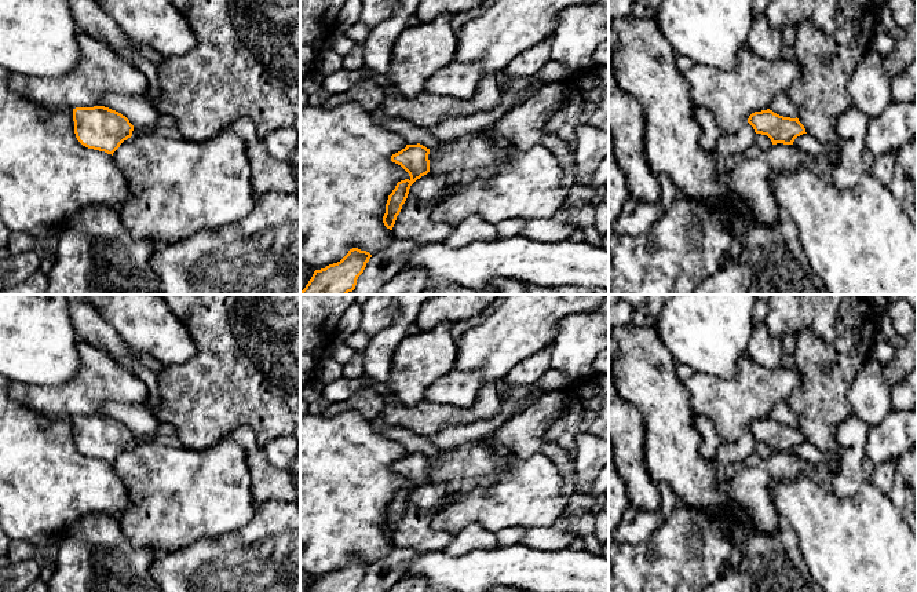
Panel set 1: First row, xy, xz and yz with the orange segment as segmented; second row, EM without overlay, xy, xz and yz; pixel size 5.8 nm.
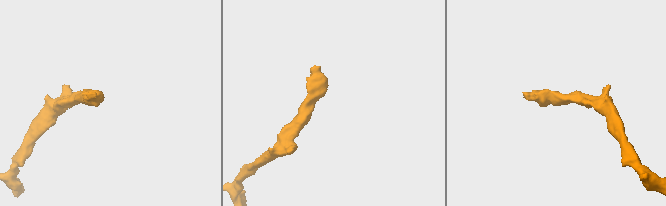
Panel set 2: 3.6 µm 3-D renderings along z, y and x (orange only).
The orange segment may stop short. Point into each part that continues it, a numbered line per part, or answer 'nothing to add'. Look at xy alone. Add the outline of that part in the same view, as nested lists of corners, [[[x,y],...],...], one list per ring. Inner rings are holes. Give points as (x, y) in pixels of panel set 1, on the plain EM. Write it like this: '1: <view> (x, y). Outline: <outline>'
nothing to add

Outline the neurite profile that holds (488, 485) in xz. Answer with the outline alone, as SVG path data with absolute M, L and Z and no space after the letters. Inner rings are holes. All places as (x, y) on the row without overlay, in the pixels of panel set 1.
M490 435L441 450L438 456L430 458L428 468L431 482L446 483L443 501L431 514L431 526L453 536L472 523L493 533L507 527L552 527L570 498L562 494L563 479L547 456L534 453L520 457L493 445Z

